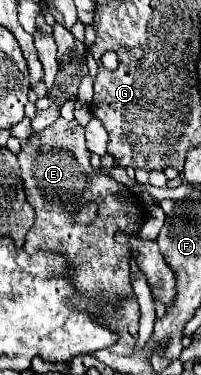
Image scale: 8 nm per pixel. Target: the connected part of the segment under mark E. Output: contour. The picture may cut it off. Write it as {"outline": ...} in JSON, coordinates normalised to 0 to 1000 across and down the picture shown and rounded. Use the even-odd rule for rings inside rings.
{"outline":[[[289,315],[249,341],[229,341],[219,352],[169,357],[139,373],[109,373],[109,405],[90,411],[90,432],[109,448],[109,480],[119,480],[119,507],[129,507],[129,528],[159,544],[159,555],[179,560],[179,592],[149,608],[139,629],[129,629],[129,651],[119,651],[119,672],[149,683],[189,667],[219,672],[279,672],[279,677],[338,677],[338,731],[328,741],[348,747],[348,757],[378,768],[378,784],[348,795],[348,811],[388,827],[428,827],[458,843],[488,843],[488,859],[517,864],[527,875],[567,880],[587,891],[587,944],[597,949],[637,949],[687,907],[687,848],[697,848],[697,821],[687,805],[667,795],[667,779],[647,768],[647,656],[637,651],[597,651],[567,640],[577,619],[617,619],[617,624],[677,624],[726,587],[726,560],[697,539],[697,528],[677,517],[647,517],[647,507],[587,485],[567,485],[537,469],[488,464],[458,437],[448,437],[448,400],[428,400],[428,373],[418,373],[418,341],[368,320],[338,325],[318,315]],[[418,539],[488,539],[488,576],[468,581],[458,597],[418,603],[398,592],[378,592],[378,571],[388,555]]]}

